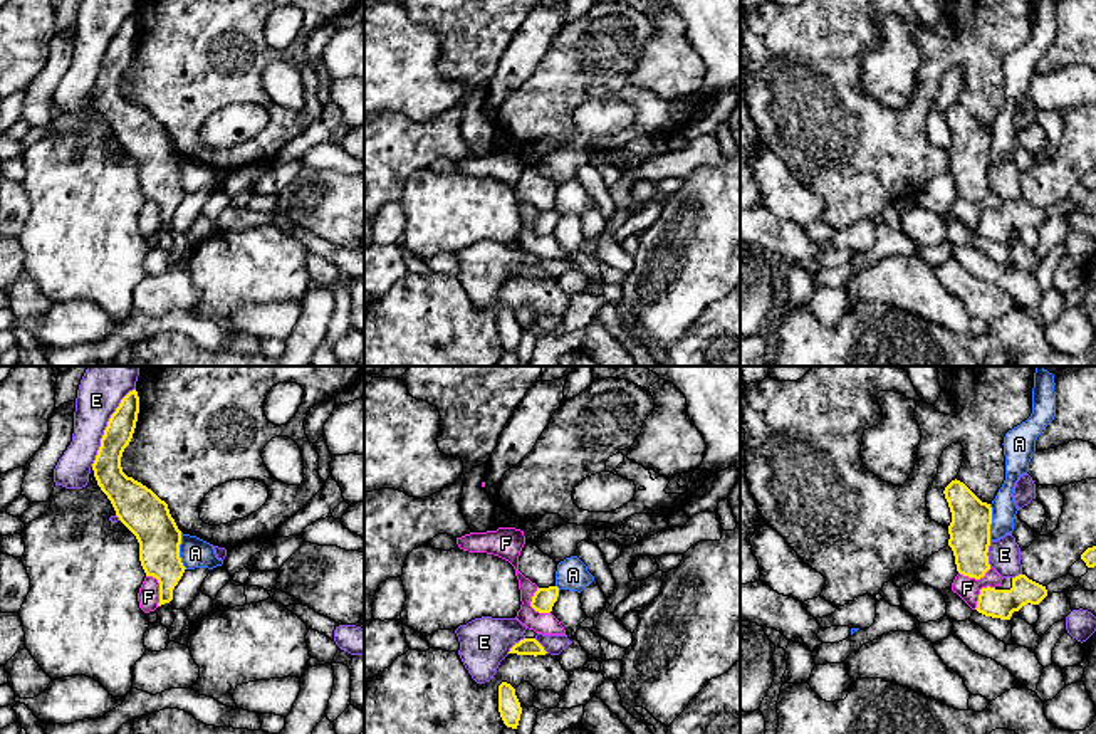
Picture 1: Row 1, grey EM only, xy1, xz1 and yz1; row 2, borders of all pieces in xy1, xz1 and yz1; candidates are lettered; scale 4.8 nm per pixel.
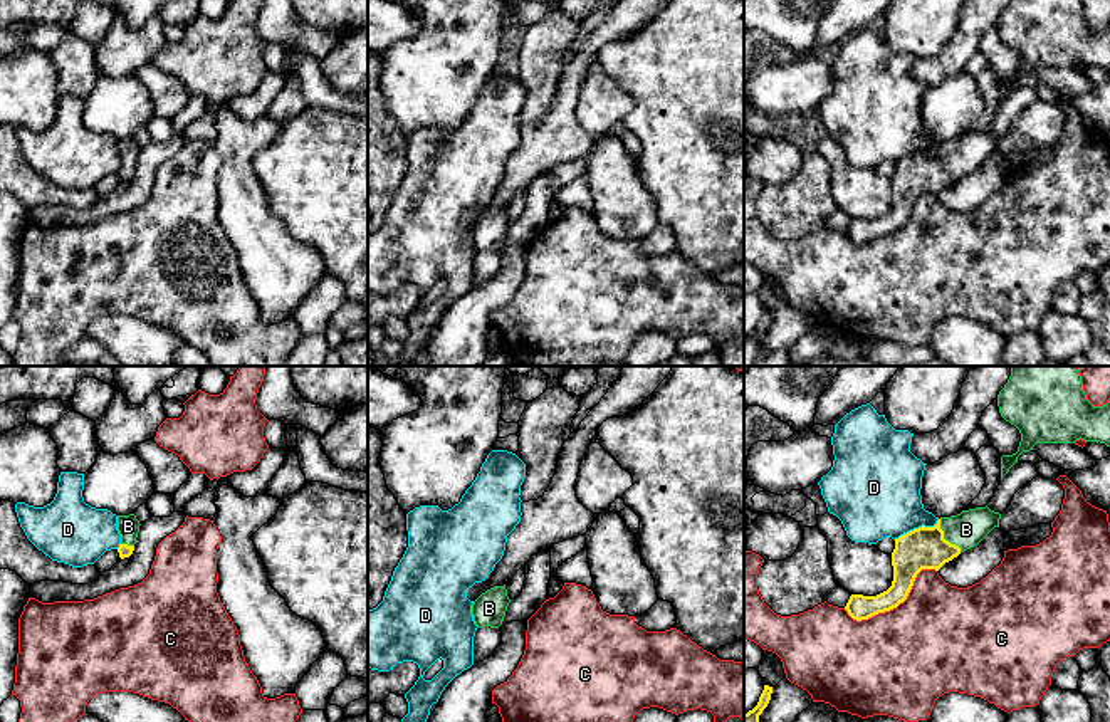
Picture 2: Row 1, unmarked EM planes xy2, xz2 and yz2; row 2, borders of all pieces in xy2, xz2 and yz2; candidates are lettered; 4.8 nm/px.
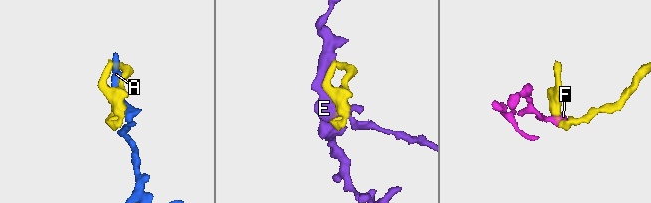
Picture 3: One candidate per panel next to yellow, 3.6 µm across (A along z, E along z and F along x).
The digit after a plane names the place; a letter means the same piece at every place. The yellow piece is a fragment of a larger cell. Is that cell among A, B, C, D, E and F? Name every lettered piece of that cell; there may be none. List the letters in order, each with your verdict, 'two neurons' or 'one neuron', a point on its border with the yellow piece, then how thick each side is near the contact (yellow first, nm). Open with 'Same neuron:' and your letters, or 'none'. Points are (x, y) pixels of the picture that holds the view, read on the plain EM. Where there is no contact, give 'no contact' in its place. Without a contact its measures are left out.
Same neuron: B
A: two neurons; contact xy1 (178, 175); calibres 220 and 140 nm
B: one neuron; contact yz2 (942, 162); calibres 200 and 170 nm
C: two neurons; contact yz2 (895, 230); calibres 170 and 500 nm
D: two neurons; contact yz2 (916, 153); calibres 200 and 420 nm
E: two neurons; contact xy1 (106, 51); calibres 140 and 200 nm
F: two neurons; contact xz1 (531, 229); calibres 110 and 110 nm

